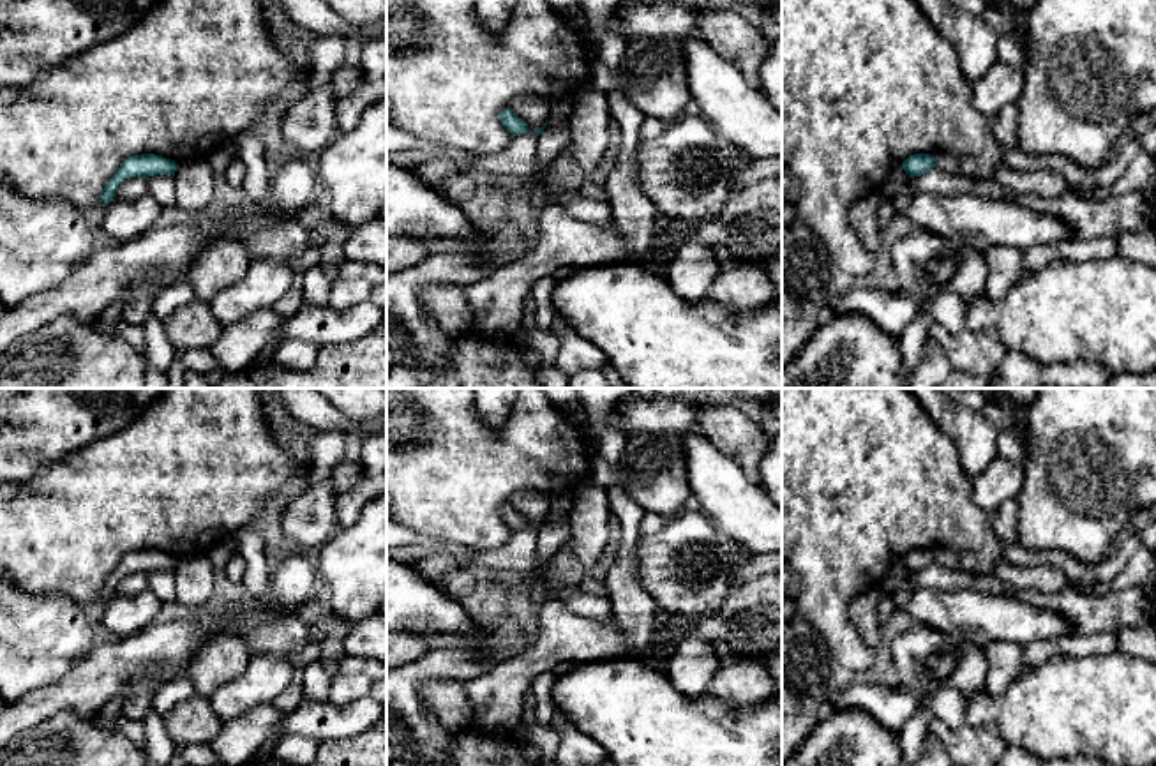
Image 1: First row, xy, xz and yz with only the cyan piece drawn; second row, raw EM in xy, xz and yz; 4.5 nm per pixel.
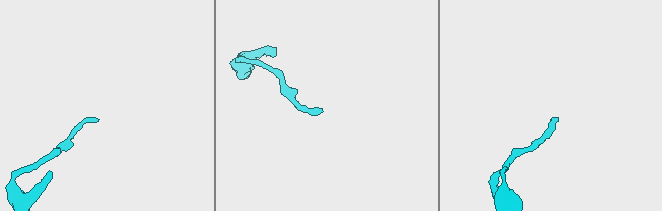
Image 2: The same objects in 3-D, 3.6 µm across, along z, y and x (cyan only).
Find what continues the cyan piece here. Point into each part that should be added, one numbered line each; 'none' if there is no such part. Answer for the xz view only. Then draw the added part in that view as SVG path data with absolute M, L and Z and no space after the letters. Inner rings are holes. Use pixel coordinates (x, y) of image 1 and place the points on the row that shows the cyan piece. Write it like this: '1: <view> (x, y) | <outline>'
none

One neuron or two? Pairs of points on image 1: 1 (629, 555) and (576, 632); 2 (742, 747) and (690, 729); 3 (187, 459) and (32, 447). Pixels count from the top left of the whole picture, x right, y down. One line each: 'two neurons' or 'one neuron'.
1: two neurons
2: one neuron
3: two neurons

